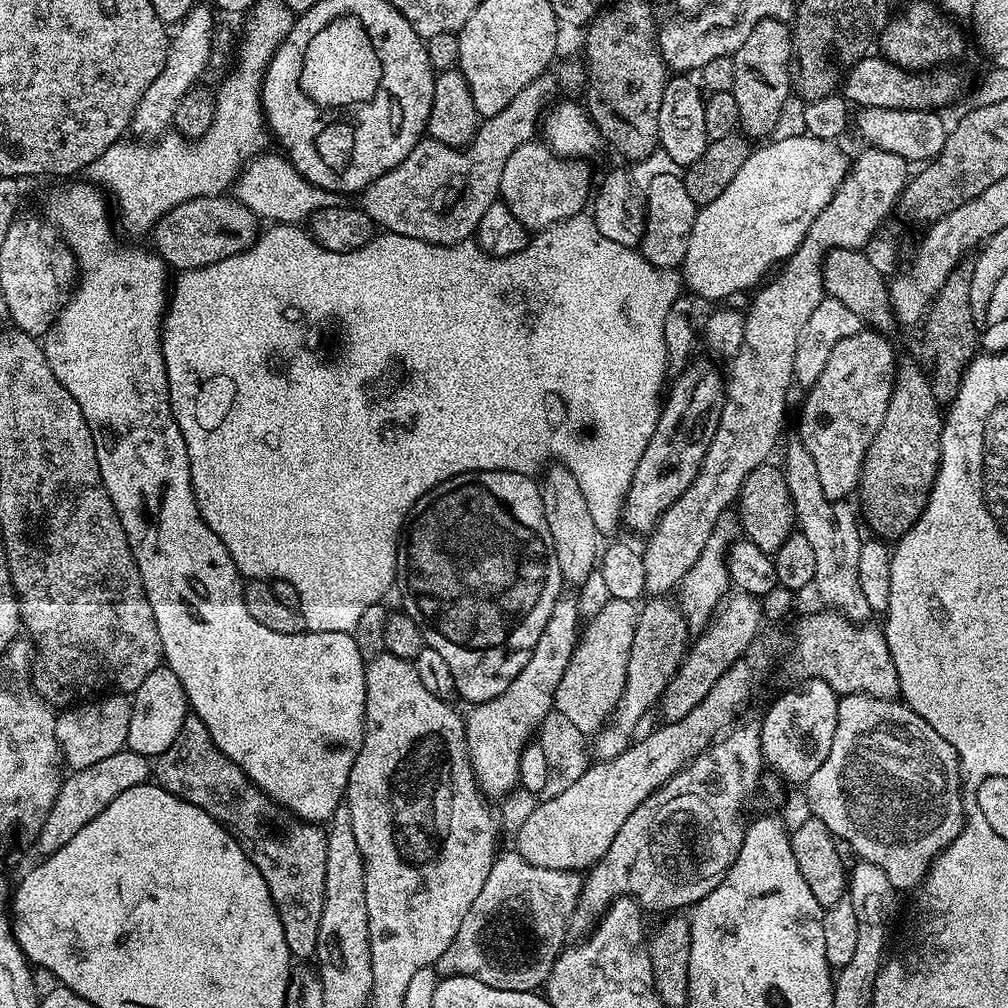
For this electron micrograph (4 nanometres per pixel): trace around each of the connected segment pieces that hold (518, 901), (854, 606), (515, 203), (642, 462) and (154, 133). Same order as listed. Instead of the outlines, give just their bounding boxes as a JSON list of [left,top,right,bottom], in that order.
[[436,850,584,991],[782,442,873,621],[499,142,592,230],[622,360,726,533],[130,2,217,141]]

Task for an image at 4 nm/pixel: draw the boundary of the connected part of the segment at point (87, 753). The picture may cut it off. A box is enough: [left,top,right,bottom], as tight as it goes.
[56,694,132,770]

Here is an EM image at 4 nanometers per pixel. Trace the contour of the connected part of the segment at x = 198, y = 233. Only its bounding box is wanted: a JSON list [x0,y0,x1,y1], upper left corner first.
[150,195,262,273]

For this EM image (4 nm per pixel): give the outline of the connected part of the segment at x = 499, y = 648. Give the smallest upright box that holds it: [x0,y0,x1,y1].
[395,472,562,705]

